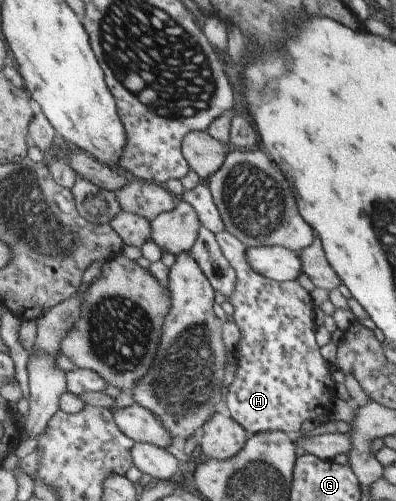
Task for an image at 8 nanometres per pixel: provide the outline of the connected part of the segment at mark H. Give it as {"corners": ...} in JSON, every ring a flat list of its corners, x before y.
{"corners":[[228,231,218,233,217,239,223,255,235,268,238,284,235,293,229,298,235,312,234,322,242,333,235,362,239,372,228,388,226,404,232,417,249,436,265,432,282,431,289,436,297,436,303,422,313,418,321,418,333,413,333,406,337,400,335,380,329,370,329,364,321,356,321,348,315,338,315,306,311,294,299,282,286,281,279,283,261,274,256,274,246,260,245,247,241,240,232,236]]}

